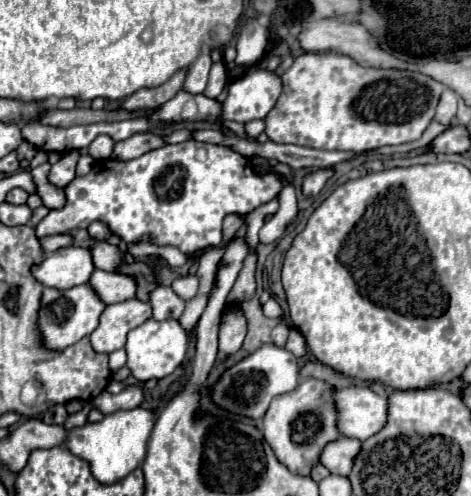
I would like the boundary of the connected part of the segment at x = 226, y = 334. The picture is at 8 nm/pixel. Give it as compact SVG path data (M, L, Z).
M230 309L222 317L220 327L220 353L232 355L240 349L246 335L246 319L240 309Z

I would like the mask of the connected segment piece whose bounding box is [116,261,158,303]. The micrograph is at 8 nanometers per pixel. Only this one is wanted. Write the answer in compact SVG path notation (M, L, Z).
M134 261L134 263L126 263L126 265L118 265L116 267L116 273L122 273L122 275L128 275L136 281L136 297L140 301L148 301L148 291L152 291L152 287L156 287L156 279L152 275L152 269L148 267L148 263L144 261Z

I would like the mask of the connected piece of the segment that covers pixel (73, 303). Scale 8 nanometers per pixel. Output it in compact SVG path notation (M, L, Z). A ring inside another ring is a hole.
M78 285L66 291L58 289L44 289L40 297L40 311L38 311L38 331L42 345L52 351L64 351L66 347L78 343L82 337L88 337L104 311L104 303L96 299L96 293L88 285Z

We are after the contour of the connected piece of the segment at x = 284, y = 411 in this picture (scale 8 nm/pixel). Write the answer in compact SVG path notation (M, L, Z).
M306 379L292 393L276 397L270 409L264 413L264 439L272 447L276 459L292 473L308 475L310 467L318 463L324 443L338 439L336 411L332 411L332 399L324 399L324 395L320 395L324 387L330 385L318 379Z

